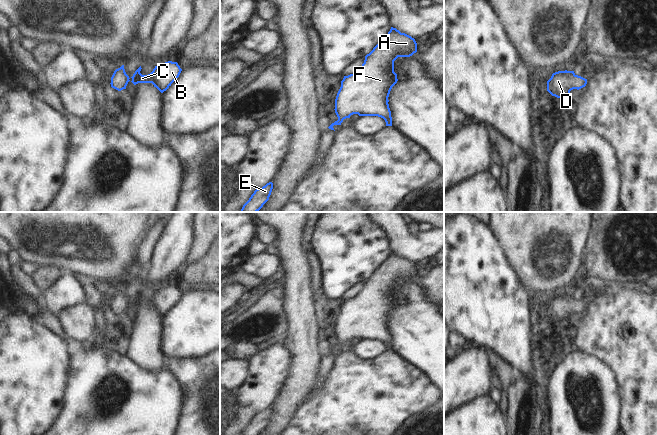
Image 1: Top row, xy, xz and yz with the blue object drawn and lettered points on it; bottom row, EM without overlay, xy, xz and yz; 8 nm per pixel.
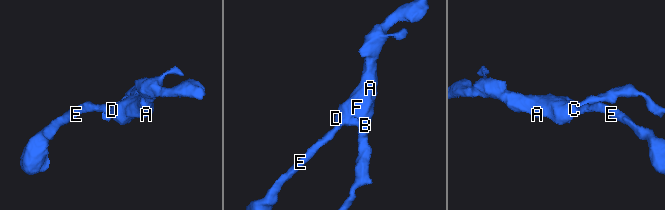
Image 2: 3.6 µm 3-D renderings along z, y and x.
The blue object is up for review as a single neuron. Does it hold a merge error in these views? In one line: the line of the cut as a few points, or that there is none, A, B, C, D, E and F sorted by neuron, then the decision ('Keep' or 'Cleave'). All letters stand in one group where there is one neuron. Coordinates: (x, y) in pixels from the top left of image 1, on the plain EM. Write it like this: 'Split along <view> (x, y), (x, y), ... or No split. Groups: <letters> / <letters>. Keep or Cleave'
No split. Groups: A B C D E F. Keep.

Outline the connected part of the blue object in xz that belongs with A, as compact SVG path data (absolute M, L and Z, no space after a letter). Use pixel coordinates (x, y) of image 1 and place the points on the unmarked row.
M391 251L388 258L365 280L362 290L355 297L344 300L335 323L334 334L338 344L328 352L334 354L334 349L341 349L344 343L350 342L353 338L378 340L385 344L386 350L392 350L388 321L392 311L398 305L397 298L394 296L394 285L398 281L410 281L416 276L415 263Z

